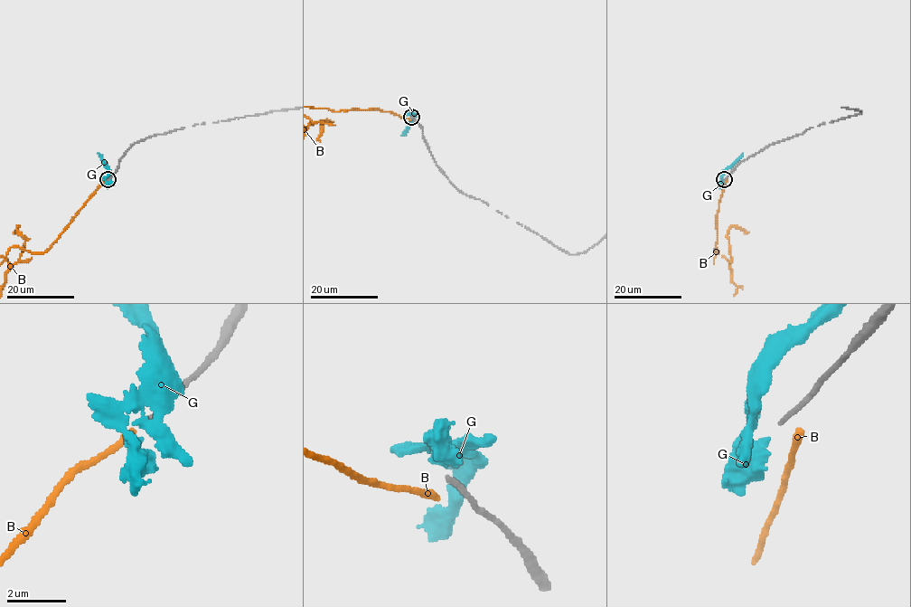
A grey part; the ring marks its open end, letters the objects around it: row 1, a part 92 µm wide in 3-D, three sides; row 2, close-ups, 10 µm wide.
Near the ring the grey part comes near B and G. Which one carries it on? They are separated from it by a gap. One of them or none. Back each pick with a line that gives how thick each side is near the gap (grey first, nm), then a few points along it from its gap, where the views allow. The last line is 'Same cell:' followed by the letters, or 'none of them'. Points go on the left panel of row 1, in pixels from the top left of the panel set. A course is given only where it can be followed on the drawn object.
Same cell: none of them

